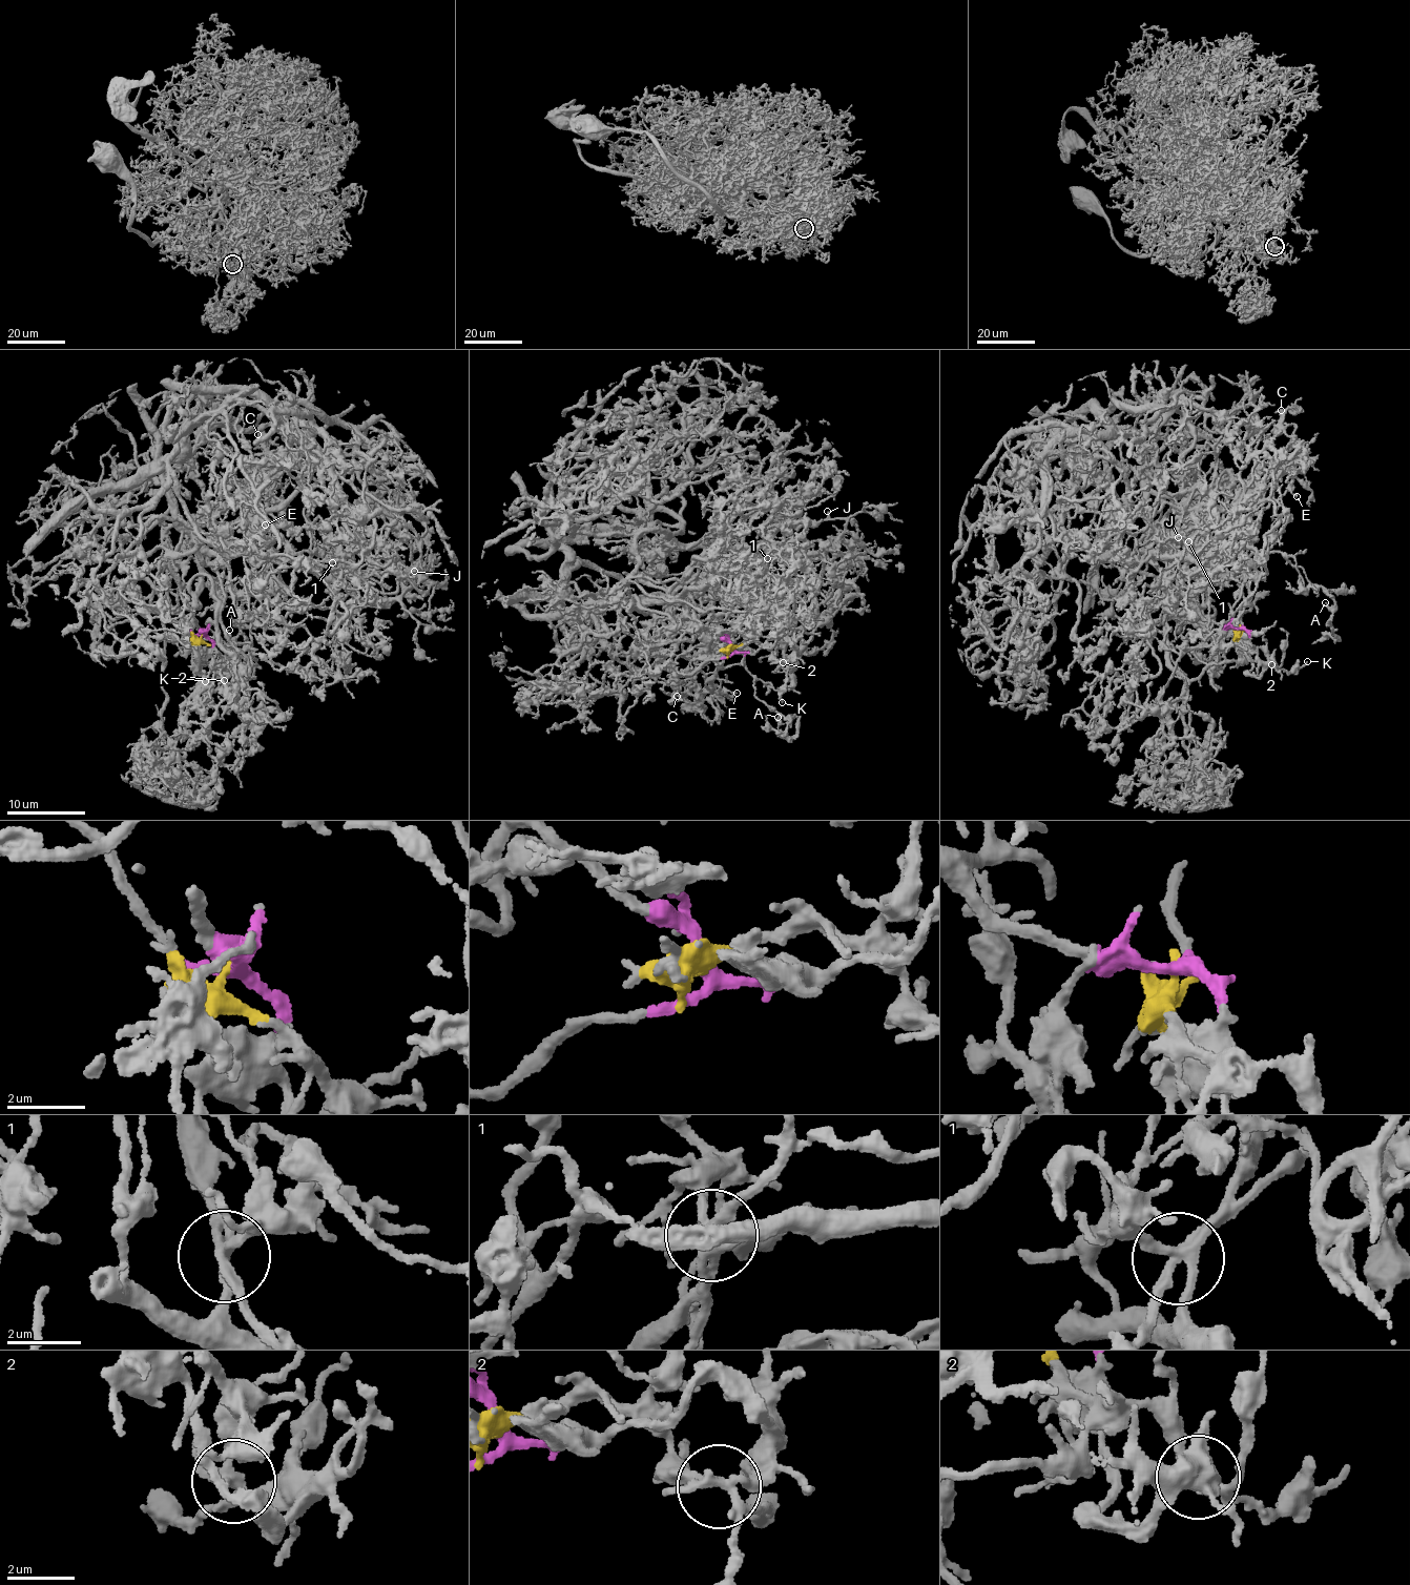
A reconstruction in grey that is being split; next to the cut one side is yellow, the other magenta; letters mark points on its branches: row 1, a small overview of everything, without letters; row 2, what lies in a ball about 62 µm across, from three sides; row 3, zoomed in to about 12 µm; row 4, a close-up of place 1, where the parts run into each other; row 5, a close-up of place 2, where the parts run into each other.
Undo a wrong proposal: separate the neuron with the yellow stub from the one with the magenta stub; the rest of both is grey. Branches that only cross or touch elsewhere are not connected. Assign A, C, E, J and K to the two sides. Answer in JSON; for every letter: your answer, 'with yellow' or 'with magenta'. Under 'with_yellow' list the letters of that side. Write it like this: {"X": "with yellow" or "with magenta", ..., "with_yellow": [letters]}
{"A": "with magenta", "C": "with magenta", "E": "with magenta", "J": "with yellow", "K": "with yellow", "with_yellow": ["J", "K"]}

